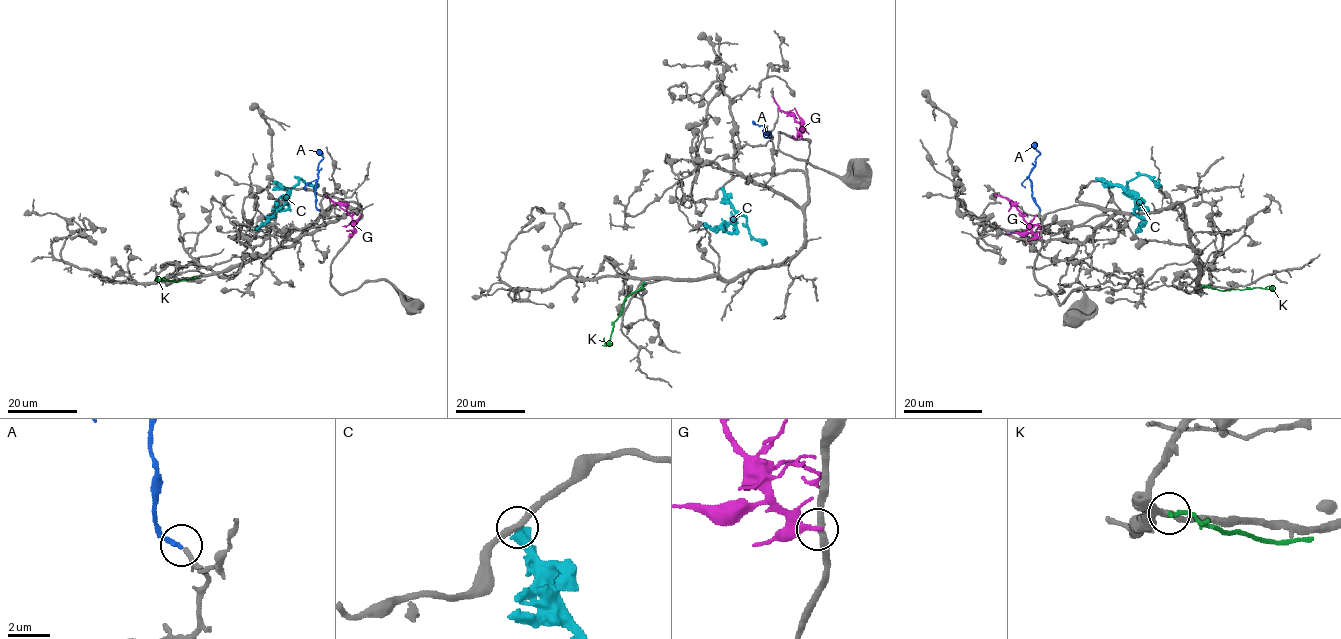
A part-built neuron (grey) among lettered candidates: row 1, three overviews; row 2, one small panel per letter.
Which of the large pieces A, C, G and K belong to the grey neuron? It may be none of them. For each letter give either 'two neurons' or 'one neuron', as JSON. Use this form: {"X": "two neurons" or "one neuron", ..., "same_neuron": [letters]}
{"A": "one neuron", "C": "two neurons", "G": "two neurons", "K": "two neurons", "same_neuron": ["A"]}

